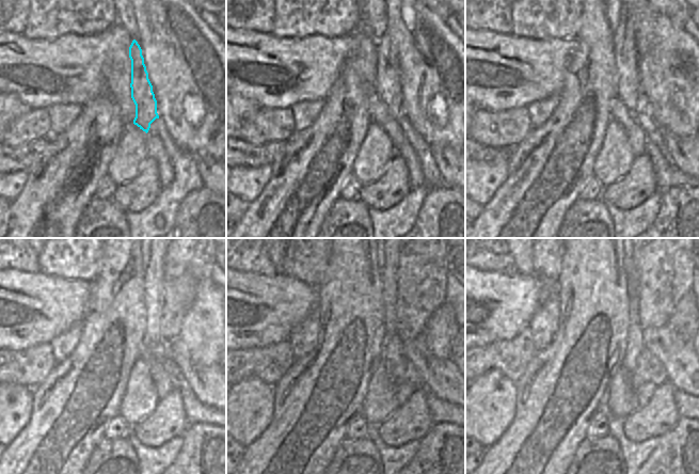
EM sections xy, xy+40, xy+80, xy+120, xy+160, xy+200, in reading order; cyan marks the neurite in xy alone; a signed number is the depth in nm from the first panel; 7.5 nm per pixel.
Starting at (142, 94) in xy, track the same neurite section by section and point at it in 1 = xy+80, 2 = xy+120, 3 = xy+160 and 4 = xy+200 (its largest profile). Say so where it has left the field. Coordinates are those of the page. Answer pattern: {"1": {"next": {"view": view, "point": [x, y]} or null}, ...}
{"1": {"next": {"view": "xy+80", "point": [624, 45]}}, "2": {"next": {"view": "xy+120", "point": [153, 293]}}, "3": {"next": {"view": "xy+160", "point": [390, 266]}}, "4": {"next": {"view": "xy+200", "point": [629, 261]}}}

